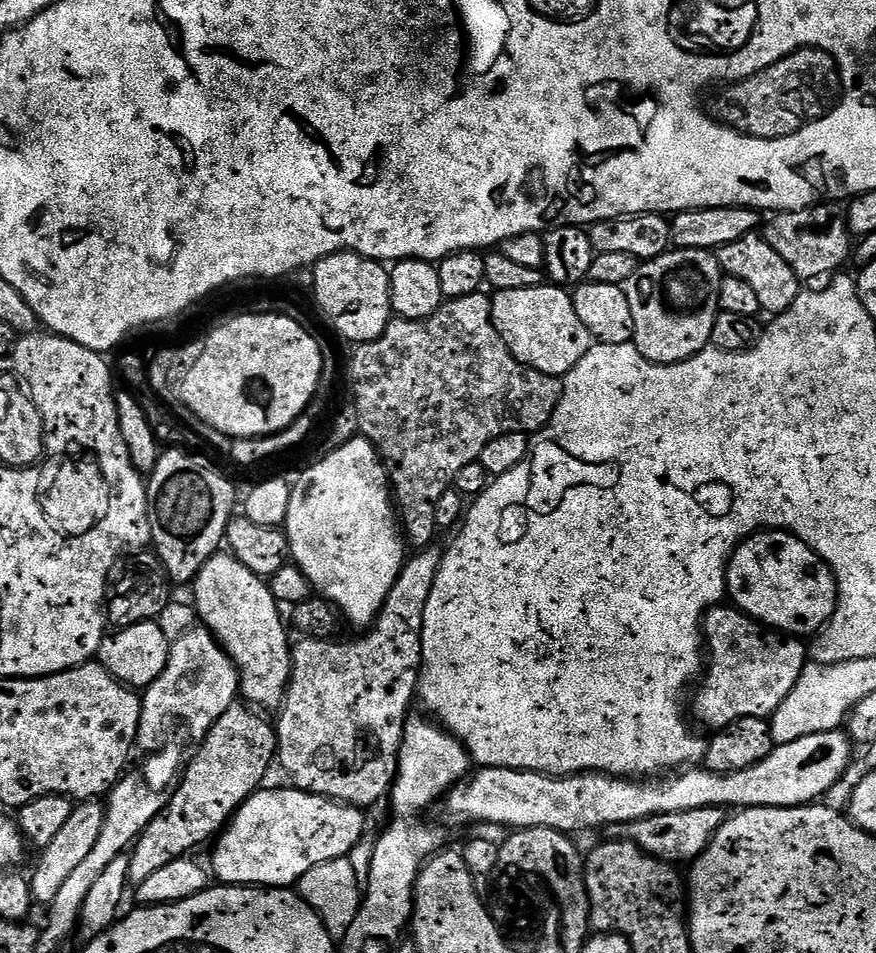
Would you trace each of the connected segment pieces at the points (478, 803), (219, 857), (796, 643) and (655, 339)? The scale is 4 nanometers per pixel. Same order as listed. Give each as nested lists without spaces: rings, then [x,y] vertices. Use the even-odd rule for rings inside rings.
[[[844,730],[806,734],[806,738],[798,738],[798,742],[777,744],[760,764],[755,764],[744,771],[720,776],[717,772],[707,770],[684,770],[679,774],[668,774],[663,778],[649,779],[647,782],[637,782],[632,778],[617,778],[607,774],[558,777],[543,772],[521,772],[518,768],[481,767],[476,777],[473,775],[453,787],[446,798],[446,805],[448,804],[449,816],[462,824],[505,824],[508,830],[553,828],[569,834],[588,832],[591,828],[608,828],[611,824],[613,826],[629,824],[635,820],[645,820],[654,814],[670,814],[699,808],[725,810],[800,808],[804,804],[811,804],[824,798],[824,795],[847,774],[848,767],[852,764],[852,748],[854,749],[853,741]]]
[[[261,787],[242,805],[236,815],[228,821],[223,832],[215,841],[216,849],[212,852],[210,872],[224,886],[255,886],[265,890],[269,888],[291,889],[299,885],[302,877],[314,866],[322,866],[322,862],[343,860],[351,857],[352,851],[360,844],[364,836],[365,813],[359,808],[349,808],[336,800],[327,800],[324,796],[315,796],[303,792],[301,788]]]
[[[735,606],[724,607],[710,608],[704,614],[702,640],[706,645],[706,675],[696,701],[690,704],[691,715],[693,712],[697,722],[711,730],[730,726],[738,718],[771,718],[780,705],[772,688],[795,688],[810,660],[803,639],[765,628]]]
[[[673,247],[658,258],[641,263],[634,278],[628,280],[626,291],[630,298],[630,311],[634,314],[632,339],[636,348],[651,364],[681,364],[711,345],[716,315],[721,311],[718,294],[725,275],[716,252],[706,248],[694,250]]]

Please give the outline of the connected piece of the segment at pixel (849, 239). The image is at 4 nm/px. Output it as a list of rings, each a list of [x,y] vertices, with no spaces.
[[[832,202],[817,204],[815,208],[803,208],[797,212],[782,212],[771,217],[772,221],[765,223],[762,228],[762,235],[766,242],[770,242],[770,246],[774,246],[774,250],[778,250],[778,254],[790,265],[790,270],[794,270],[794,274],[801,282],[808,280],[816,280],[819,276],[823,278],[831,277],[833,274],[839,273],[840,268],[854,252],[854,236],[848,227],[848,217],[843,211],[836,209],[837,205]]]

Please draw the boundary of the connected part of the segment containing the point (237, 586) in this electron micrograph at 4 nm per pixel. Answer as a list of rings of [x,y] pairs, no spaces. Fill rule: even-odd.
[[[217,554],[196,575],[195,588],[194,607],[199,623],[216,637],[236,663],[243,699],[261,709],[279,709],[292,681],[292,644],[288,640],[285,617],[284,620],[280,617],[281,605],[277,604],[269,581],[254,574],[254,570],[246,570],[231,554]]]

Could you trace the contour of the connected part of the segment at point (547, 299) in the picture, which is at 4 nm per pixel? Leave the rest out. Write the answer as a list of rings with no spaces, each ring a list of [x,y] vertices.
[[[545,282],[526,290],[502,290],[492,296],[492,321],[510,354],[542,374],[562,378],[592,349],[590,330],[582,326],[567,287]]]

